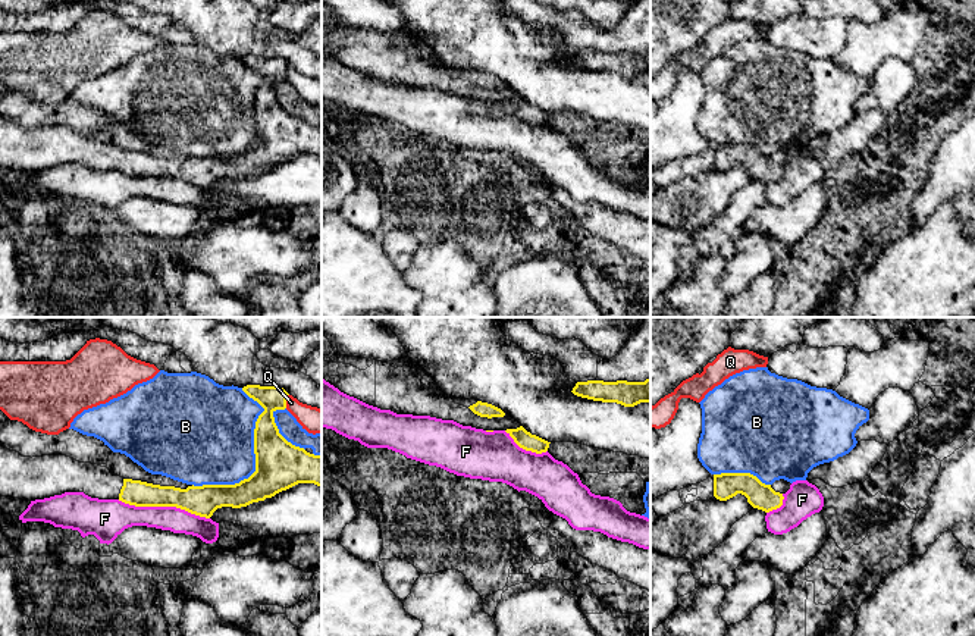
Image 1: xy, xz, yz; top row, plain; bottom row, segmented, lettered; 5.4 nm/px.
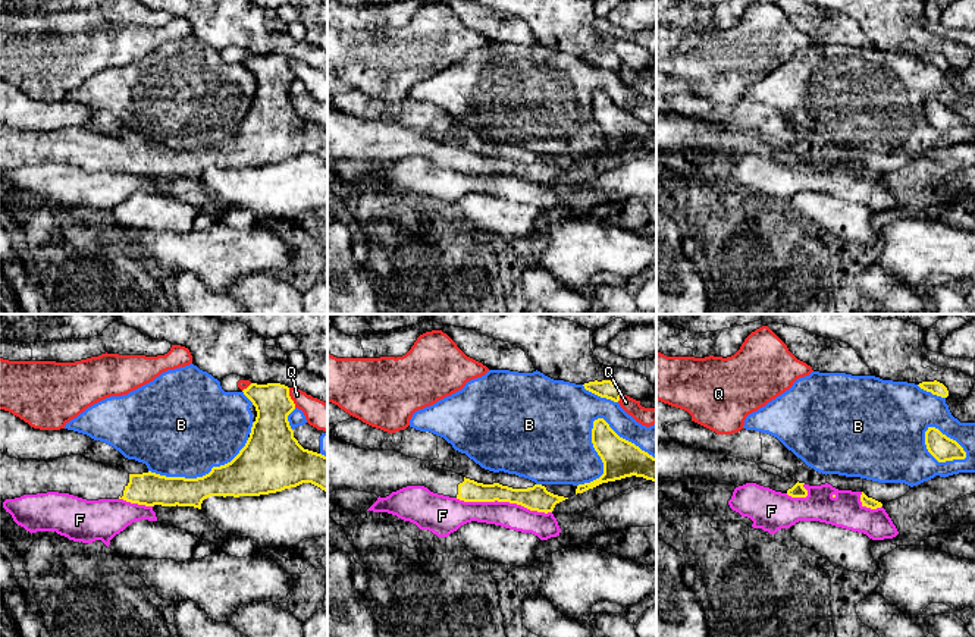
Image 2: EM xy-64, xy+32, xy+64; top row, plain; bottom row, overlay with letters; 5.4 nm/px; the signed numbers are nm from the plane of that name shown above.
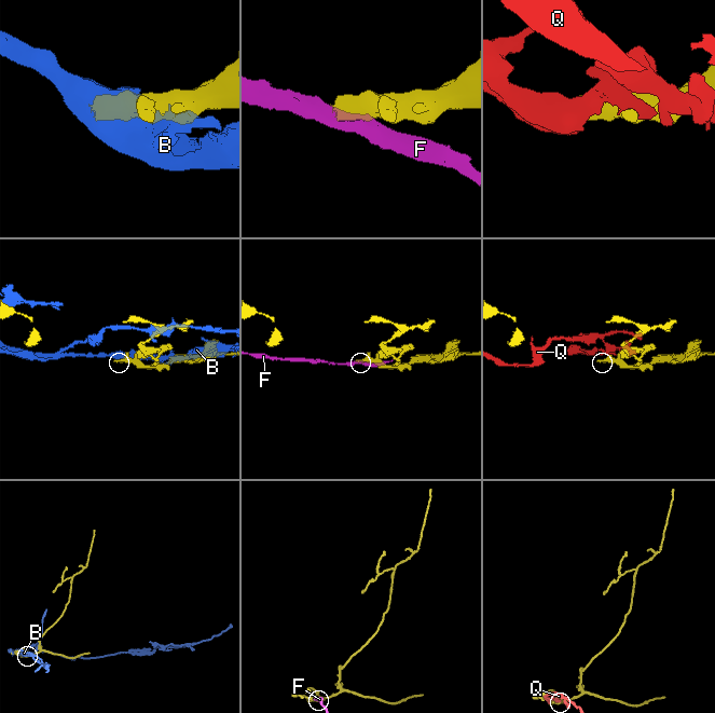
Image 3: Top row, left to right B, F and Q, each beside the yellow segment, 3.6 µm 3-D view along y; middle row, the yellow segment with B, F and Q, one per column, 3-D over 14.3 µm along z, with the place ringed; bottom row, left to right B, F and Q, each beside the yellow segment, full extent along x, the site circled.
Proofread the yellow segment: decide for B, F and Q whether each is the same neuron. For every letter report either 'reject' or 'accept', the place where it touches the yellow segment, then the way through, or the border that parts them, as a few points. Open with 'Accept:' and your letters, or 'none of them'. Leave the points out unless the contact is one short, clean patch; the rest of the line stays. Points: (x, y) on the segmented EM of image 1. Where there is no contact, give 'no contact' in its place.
Accept: none of them
B: reject; contact xy (256, 459)
F: reject; contact xy (163, 506)
Q: reject; contact xy (285, 401)

